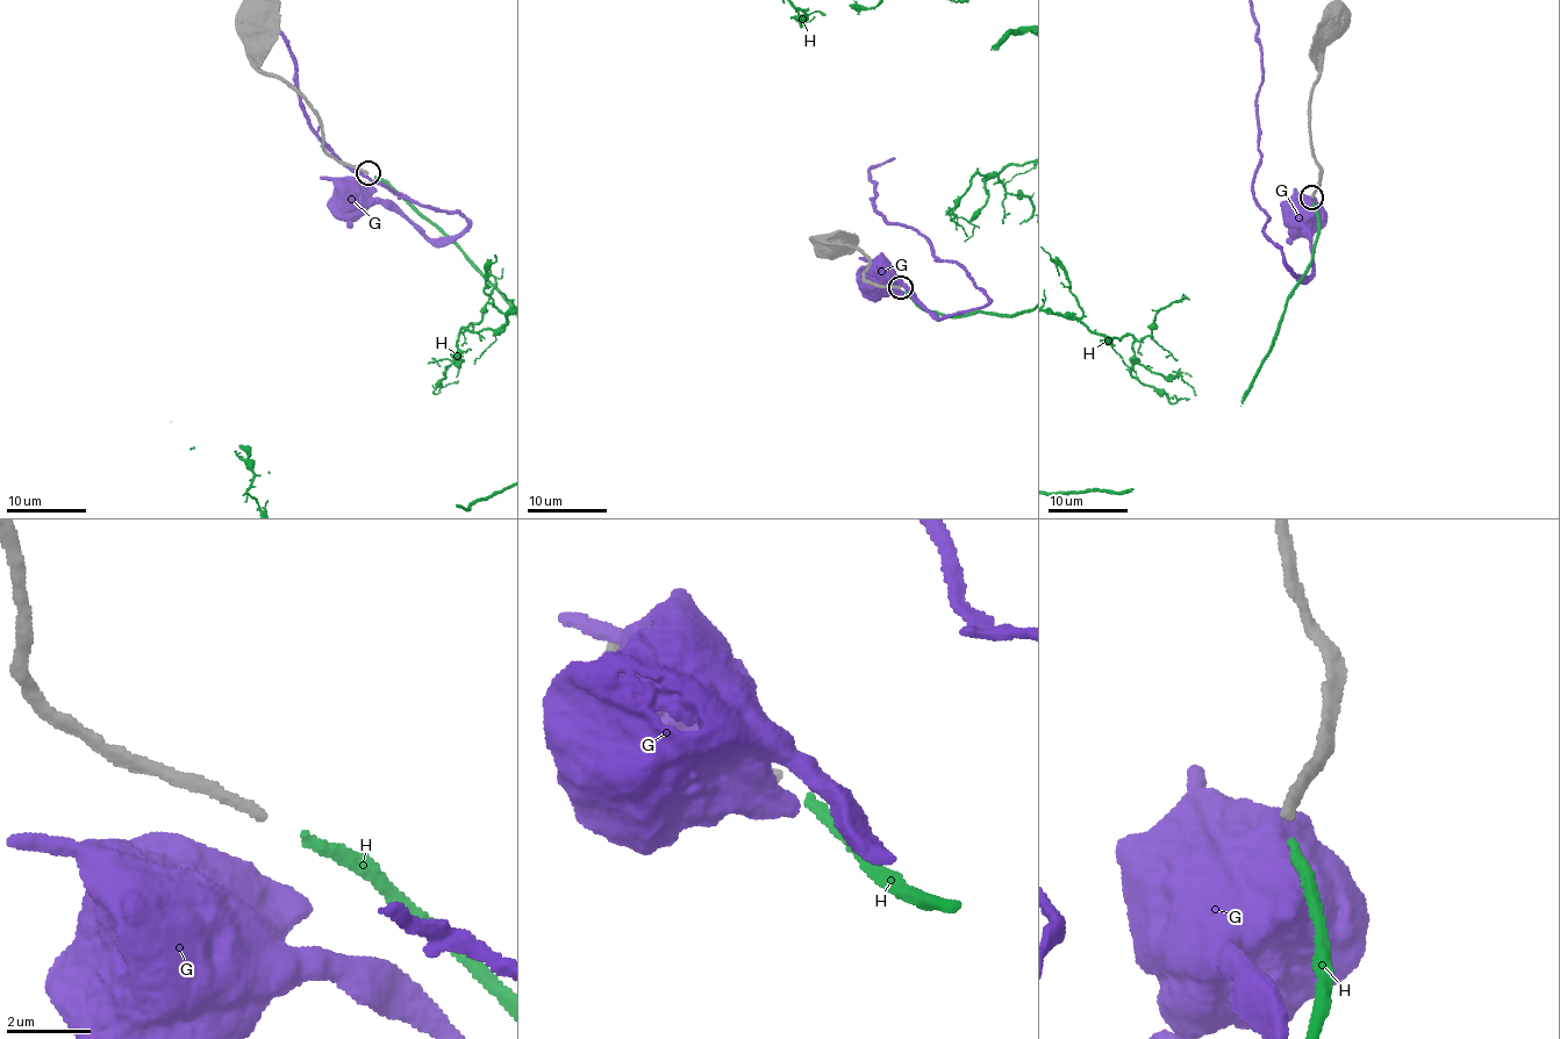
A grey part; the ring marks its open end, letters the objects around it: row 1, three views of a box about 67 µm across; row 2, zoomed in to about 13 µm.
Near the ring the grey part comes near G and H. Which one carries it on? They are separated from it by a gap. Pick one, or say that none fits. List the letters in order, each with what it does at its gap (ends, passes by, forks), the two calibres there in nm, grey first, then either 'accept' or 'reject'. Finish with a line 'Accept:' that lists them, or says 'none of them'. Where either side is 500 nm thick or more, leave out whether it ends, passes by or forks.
G: 260 nm thick on the grey side, 750 nm on the other; reject
H: it ends there; 260 nm thick on the grey side, 240 nm on the other; accept
Accept: H

